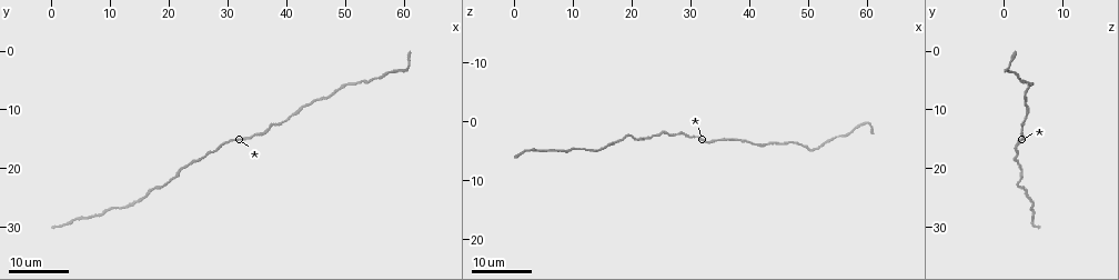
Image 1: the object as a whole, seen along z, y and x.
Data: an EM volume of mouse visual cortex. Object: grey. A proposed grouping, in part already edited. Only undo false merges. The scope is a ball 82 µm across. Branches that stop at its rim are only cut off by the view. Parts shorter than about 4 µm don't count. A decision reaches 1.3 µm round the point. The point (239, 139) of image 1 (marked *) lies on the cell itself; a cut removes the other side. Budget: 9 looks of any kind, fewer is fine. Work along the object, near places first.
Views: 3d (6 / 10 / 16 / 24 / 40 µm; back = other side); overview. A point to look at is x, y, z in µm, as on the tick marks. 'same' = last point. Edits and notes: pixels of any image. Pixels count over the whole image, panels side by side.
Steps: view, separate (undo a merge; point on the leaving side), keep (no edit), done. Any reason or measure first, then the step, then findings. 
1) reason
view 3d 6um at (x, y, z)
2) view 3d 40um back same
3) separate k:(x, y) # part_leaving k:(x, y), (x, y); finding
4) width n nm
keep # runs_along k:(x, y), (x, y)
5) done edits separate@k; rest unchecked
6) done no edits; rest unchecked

view 3d 24um at (41.0, 11.0, 3.5)

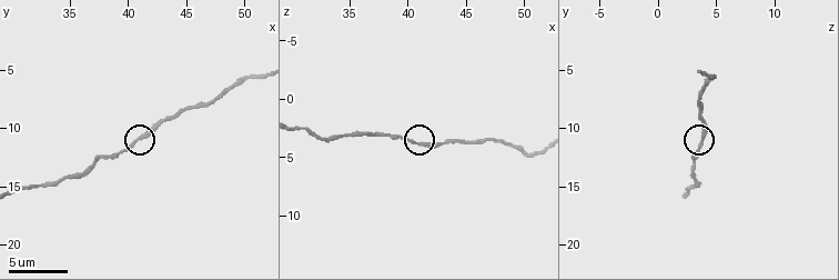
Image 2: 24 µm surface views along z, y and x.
zoom in
view 3d 10um at (41.0, 11.0, 4.0)

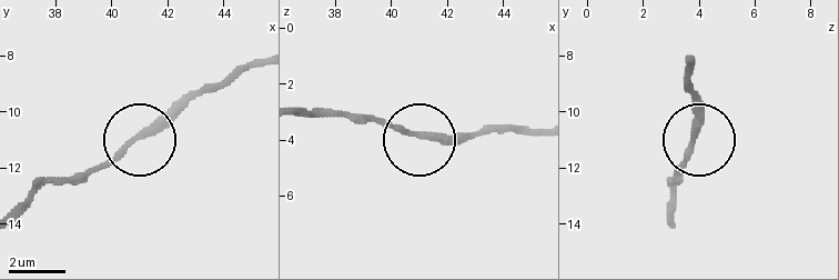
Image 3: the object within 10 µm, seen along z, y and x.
keep # runs_along 3:(300, 110), (372, 117), (428, 139), (476, 133); all the same cell

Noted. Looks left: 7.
narrows sharply
view 3d 10um at (47.4, 7.8, 3.4)

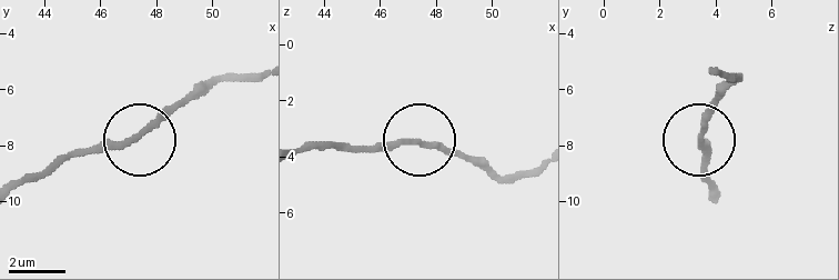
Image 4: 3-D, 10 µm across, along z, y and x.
keep # runs_along 4:(300, 151), (436, 141), (469, 156); one cell here

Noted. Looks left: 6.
thin neck
view 3d 16um at (34.6, 14.4, 3.0)

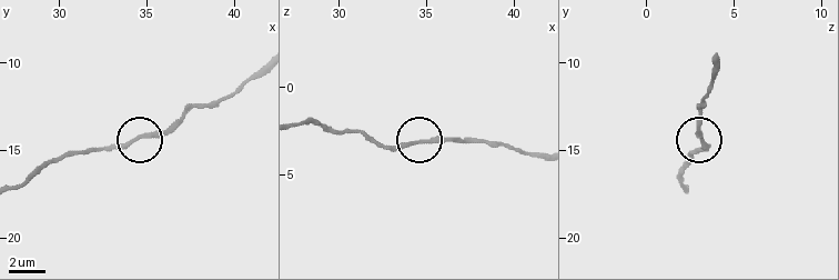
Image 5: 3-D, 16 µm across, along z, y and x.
keep # runs_along 5:(93, 150), (145, 136), (163, 136), (180, 124); one cell here

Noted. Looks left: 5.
sudden change in width
view 3d 24um at (25.5, 18.0, 2.0)

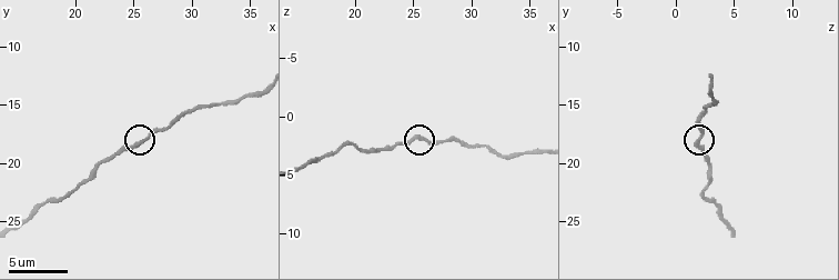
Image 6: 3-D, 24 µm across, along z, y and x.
closer look
view 3d 10um at (25.8, 18.2, 1.8)

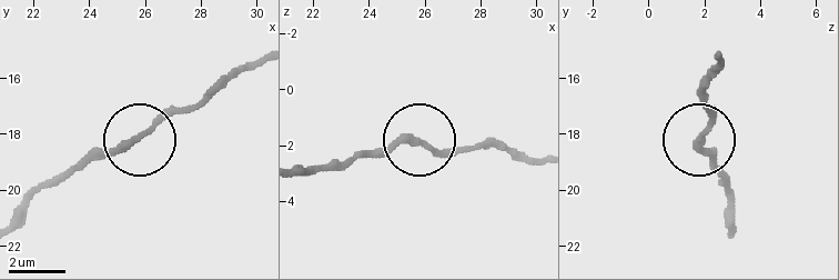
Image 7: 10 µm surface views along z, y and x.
keep # runs_along 7:(538, 157), (410, 143), (362, 154); all the same cell

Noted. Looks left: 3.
done no edits; rest unchecked

